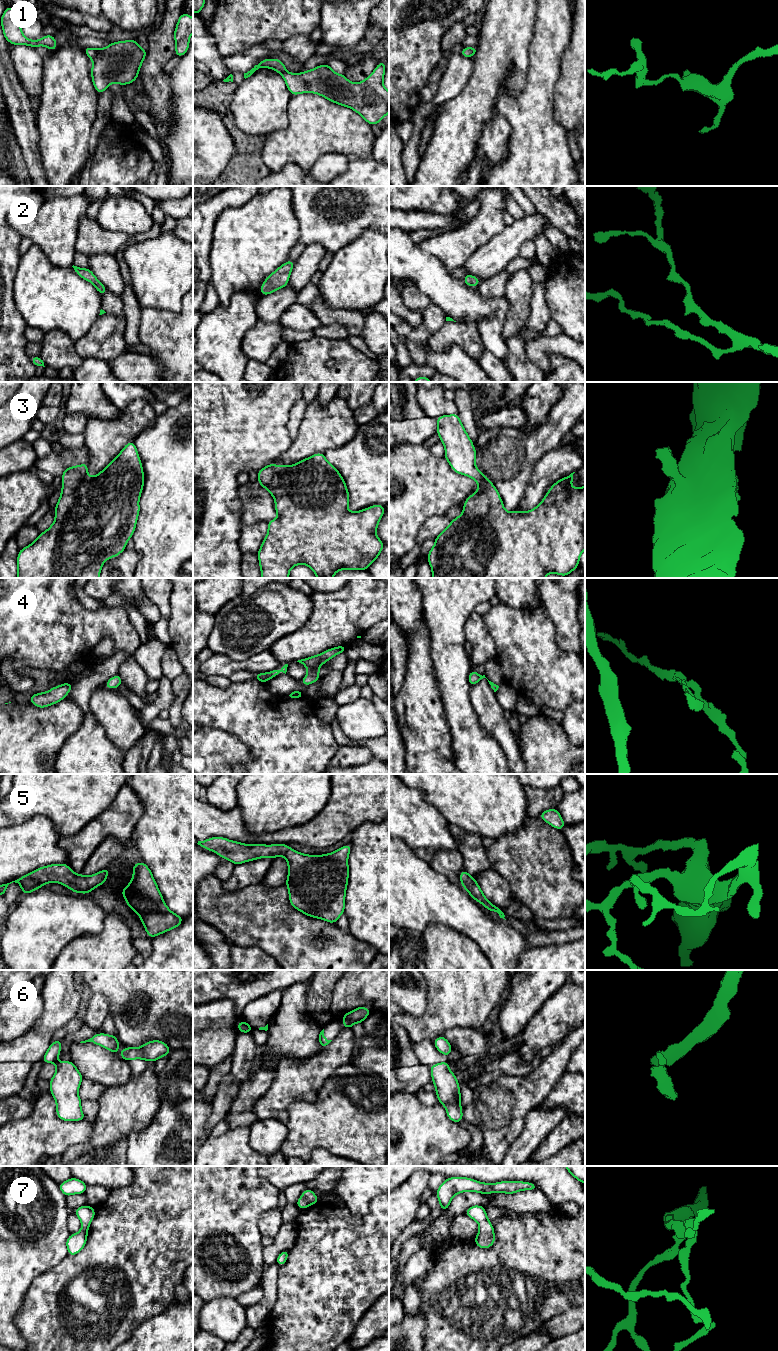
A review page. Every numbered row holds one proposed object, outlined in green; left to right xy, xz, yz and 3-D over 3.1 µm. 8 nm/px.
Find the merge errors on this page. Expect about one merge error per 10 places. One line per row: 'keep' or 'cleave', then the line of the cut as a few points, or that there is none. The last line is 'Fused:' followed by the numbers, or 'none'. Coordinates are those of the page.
1: keep; cut none
2: keep; cut none
3: keep; cut none
4: keep; cut none
5: keep; cut none
6: cleave; cut xy (56, 1060), (54, 1062)
7: keep; cut none
Fused: 6

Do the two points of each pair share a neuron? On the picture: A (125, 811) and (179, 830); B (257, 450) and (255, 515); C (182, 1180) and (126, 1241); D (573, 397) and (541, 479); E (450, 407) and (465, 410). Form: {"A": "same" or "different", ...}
{"A": "different", "B": "different", "C": "same", "D": "different", "E": "different"}

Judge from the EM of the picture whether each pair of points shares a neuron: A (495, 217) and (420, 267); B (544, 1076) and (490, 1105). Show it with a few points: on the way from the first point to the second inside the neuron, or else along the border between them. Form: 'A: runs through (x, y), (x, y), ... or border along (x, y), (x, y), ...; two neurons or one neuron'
A: border along (417, 244), (420, 248), (435, 256), (449, 272); two neurons
B: runs through (531, 1089), (508, 1099), (503, 1104); one neuron

